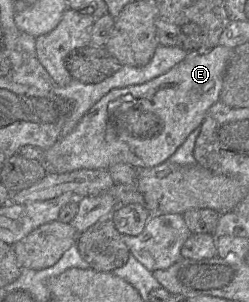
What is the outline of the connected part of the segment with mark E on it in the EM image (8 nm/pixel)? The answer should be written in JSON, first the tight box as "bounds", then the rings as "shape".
{"bounds":[43,45,233,174],"shape":[[[217,45],[207,52],[189,52],[183,61],[172,67],[169,71],[144,84],[111,90],[89,109],[89,111],[82,117],[76,127],[68,135],[61,137],[52,147],[44,151],[43,164],[47,174],[62,174],[79,169],[108,169],[110,166],[117,163],[130,164],[138,169],[155,167],[164,163],[184,143],[191,132],[201,125],[209,108],[220,100],[223,75],[231,58],[232,52],[233,49],[222,45]]]}

